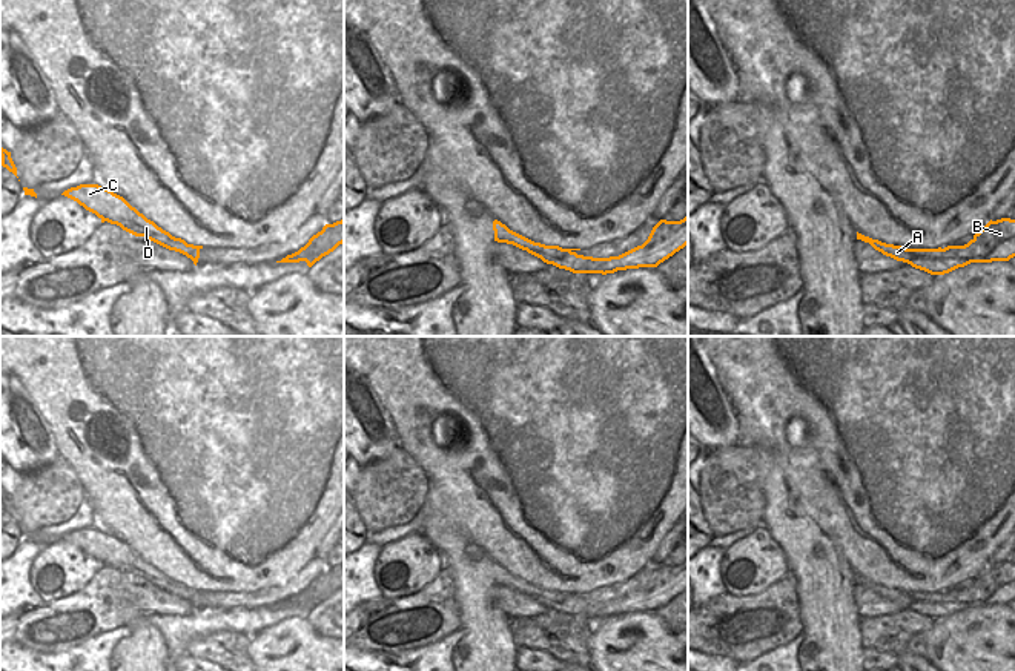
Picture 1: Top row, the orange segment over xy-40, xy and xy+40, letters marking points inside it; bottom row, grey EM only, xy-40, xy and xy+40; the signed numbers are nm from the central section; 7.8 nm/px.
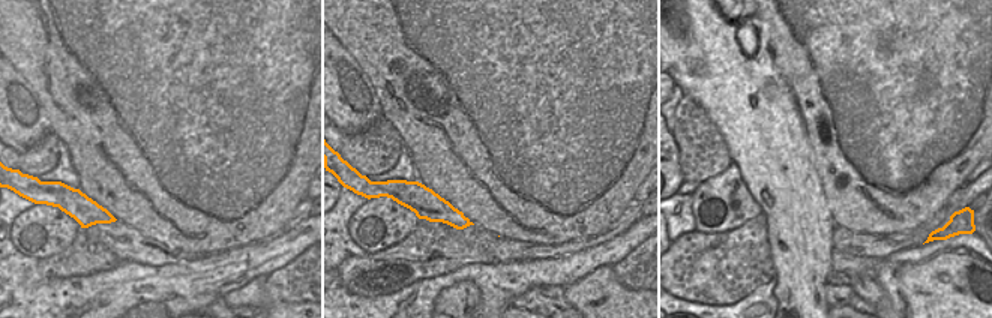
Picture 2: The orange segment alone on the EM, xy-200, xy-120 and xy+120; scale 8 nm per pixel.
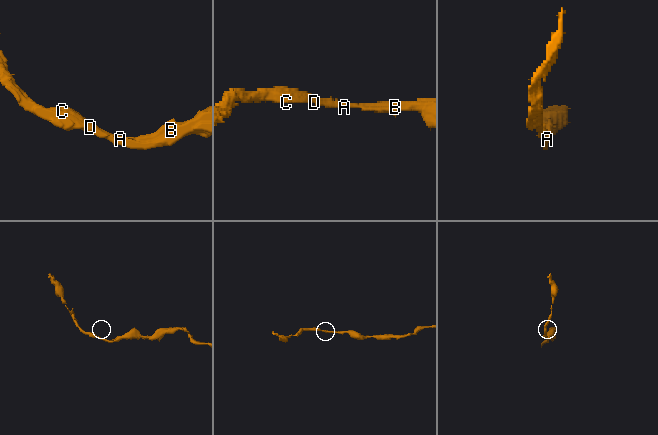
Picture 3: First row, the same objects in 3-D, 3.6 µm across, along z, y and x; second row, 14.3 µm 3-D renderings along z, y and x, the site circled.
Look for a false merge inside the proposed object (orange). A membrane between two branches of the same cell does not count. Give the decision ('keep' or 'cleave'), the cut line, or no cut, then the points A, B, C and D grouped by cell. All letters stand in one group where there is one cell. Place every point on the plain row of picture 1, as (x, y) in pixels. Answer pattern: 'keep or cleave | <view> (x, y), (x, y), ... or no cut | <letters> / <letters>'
keep | no cut | A B C D

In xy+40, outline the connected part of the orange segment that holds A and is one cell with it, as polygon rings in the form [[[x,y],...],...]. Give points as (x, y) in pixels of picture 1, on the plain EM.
[[[1015,564],[989,565],[964,590],[944,593],[906,593],[886,588],[857,576],[857,583],[869,587],[875,594],[897,605],[911,608],[931,619],[944,619],[970,607],[1009,605],[1015,600]]]

